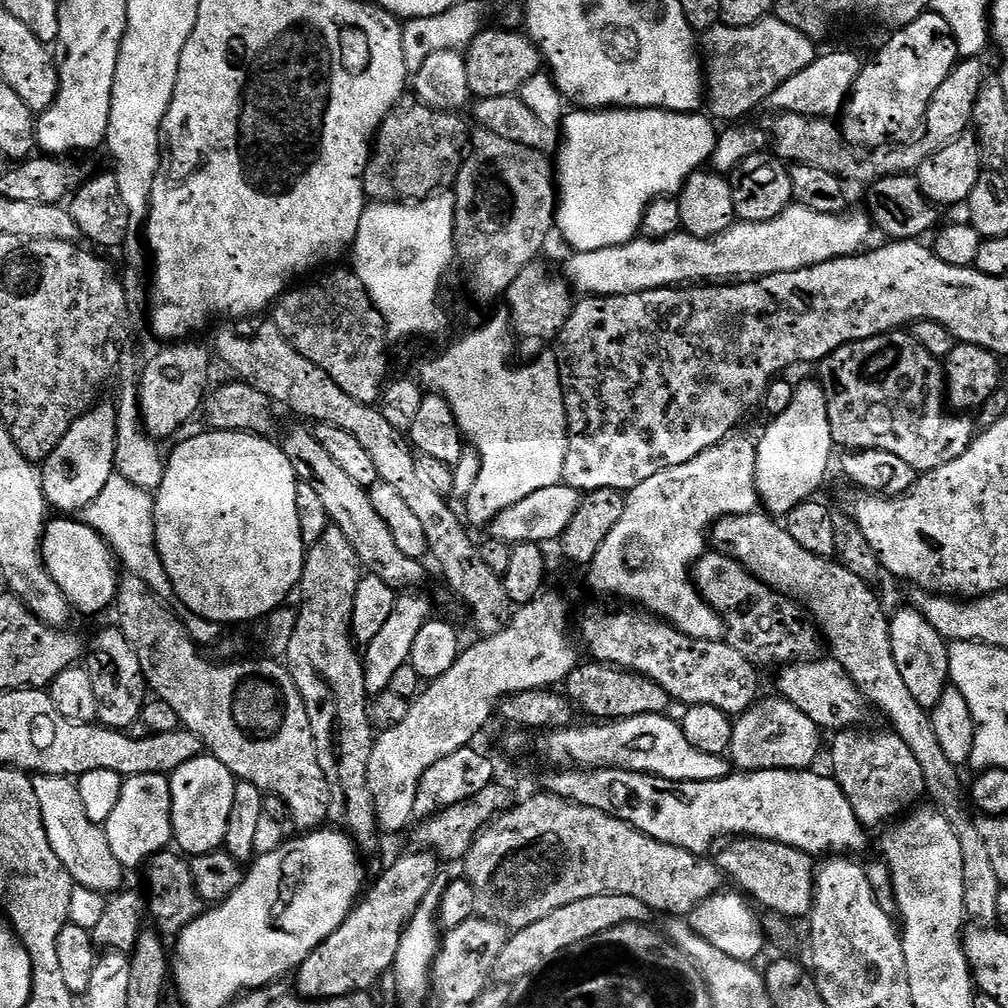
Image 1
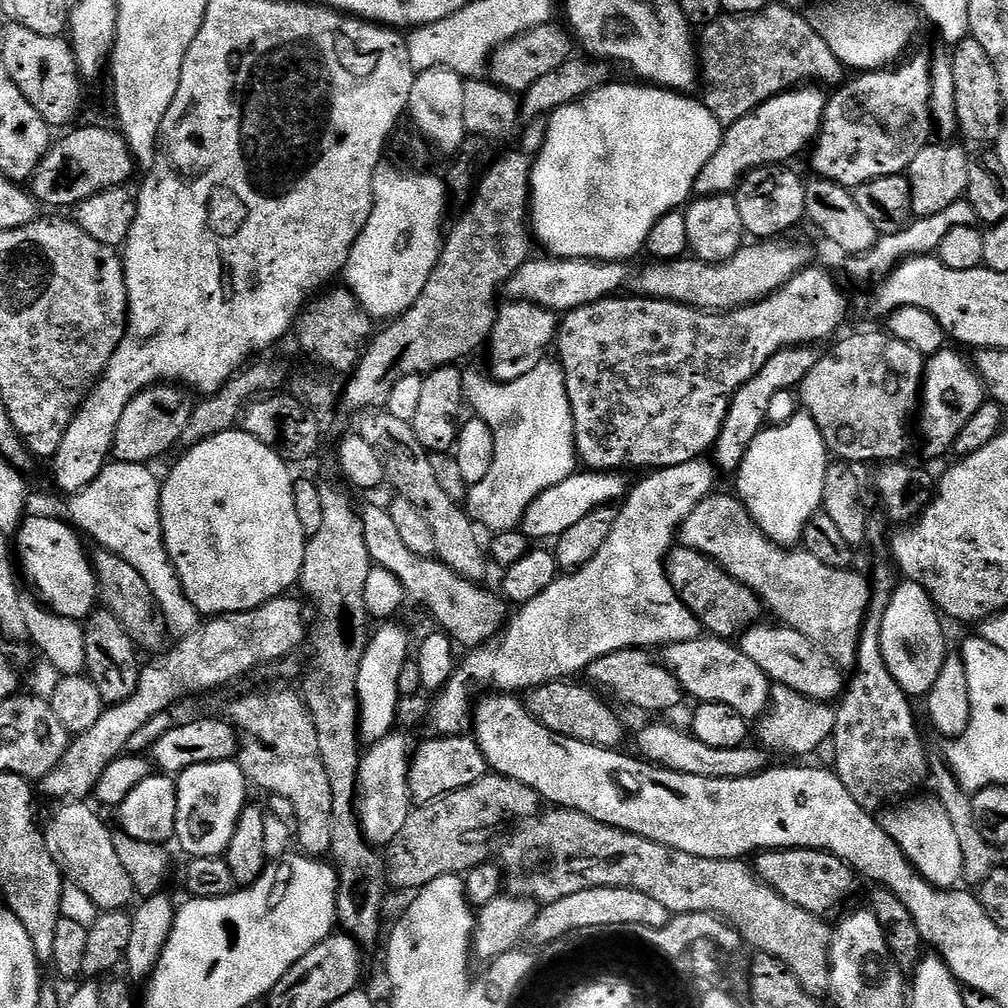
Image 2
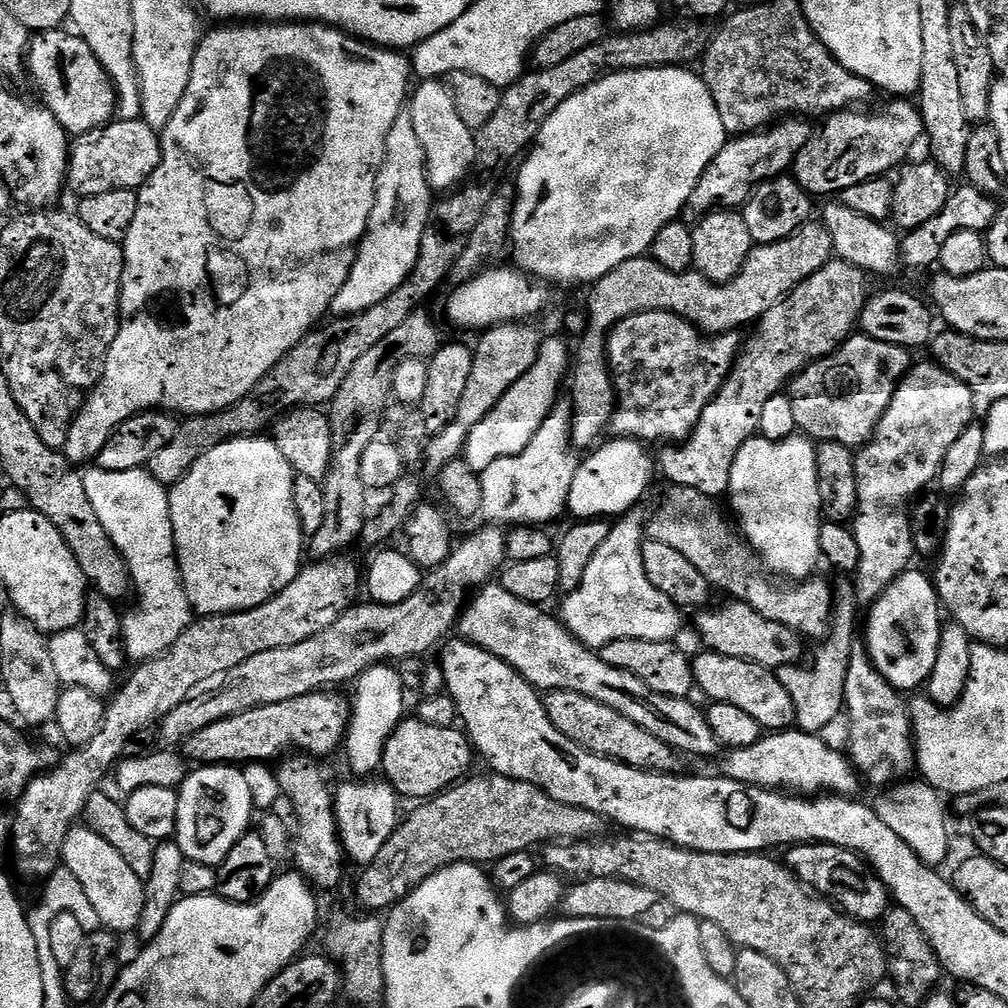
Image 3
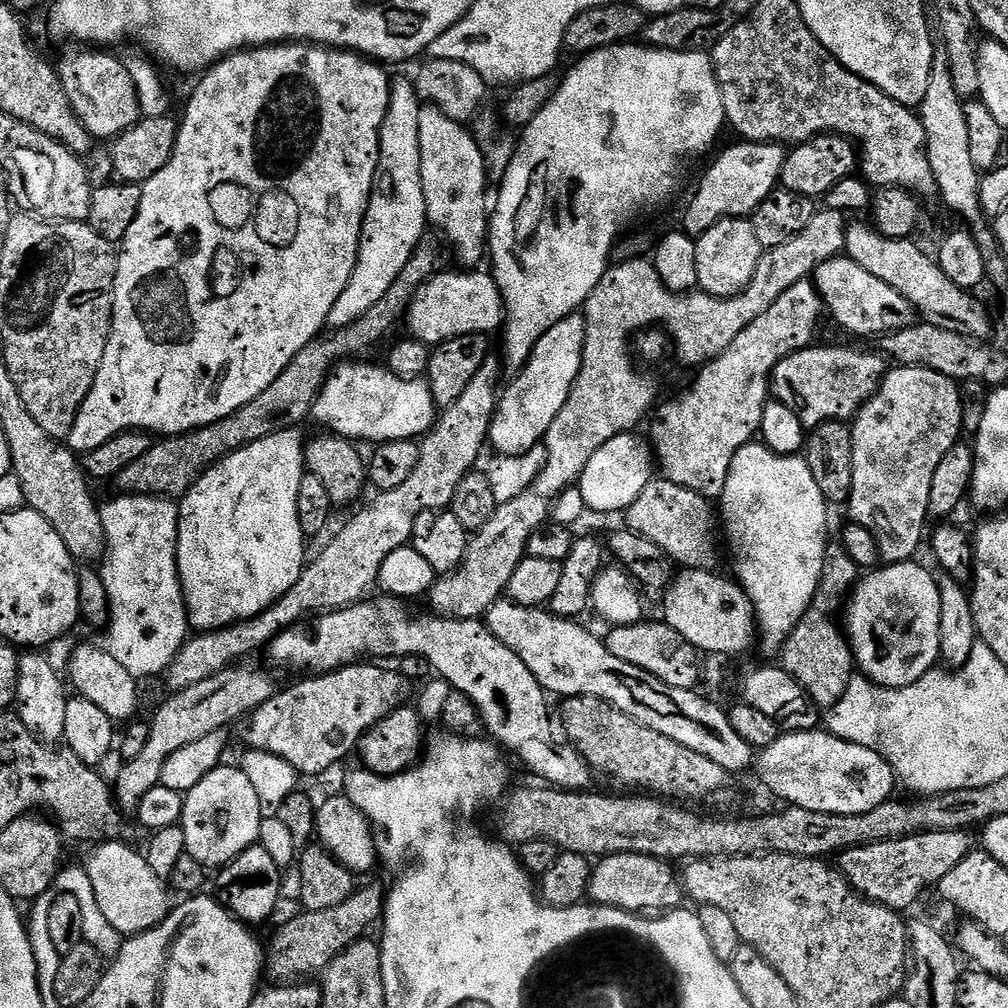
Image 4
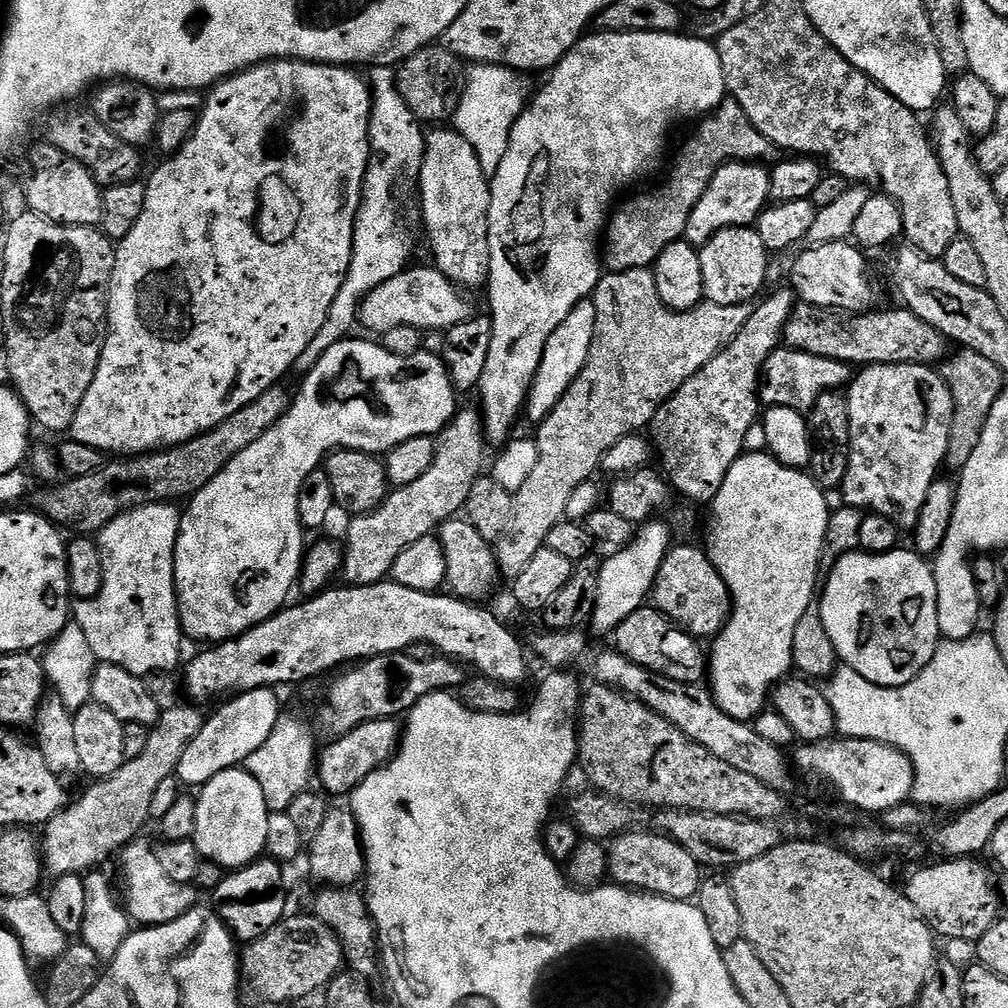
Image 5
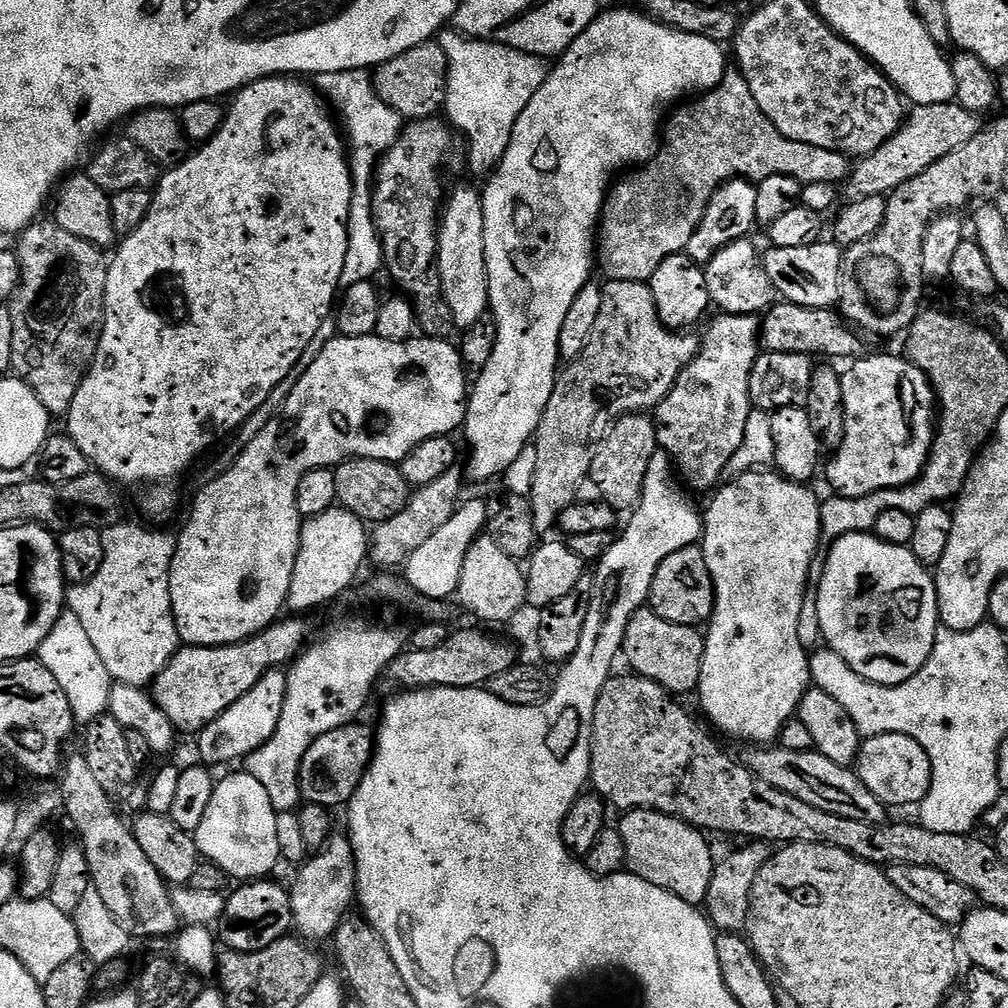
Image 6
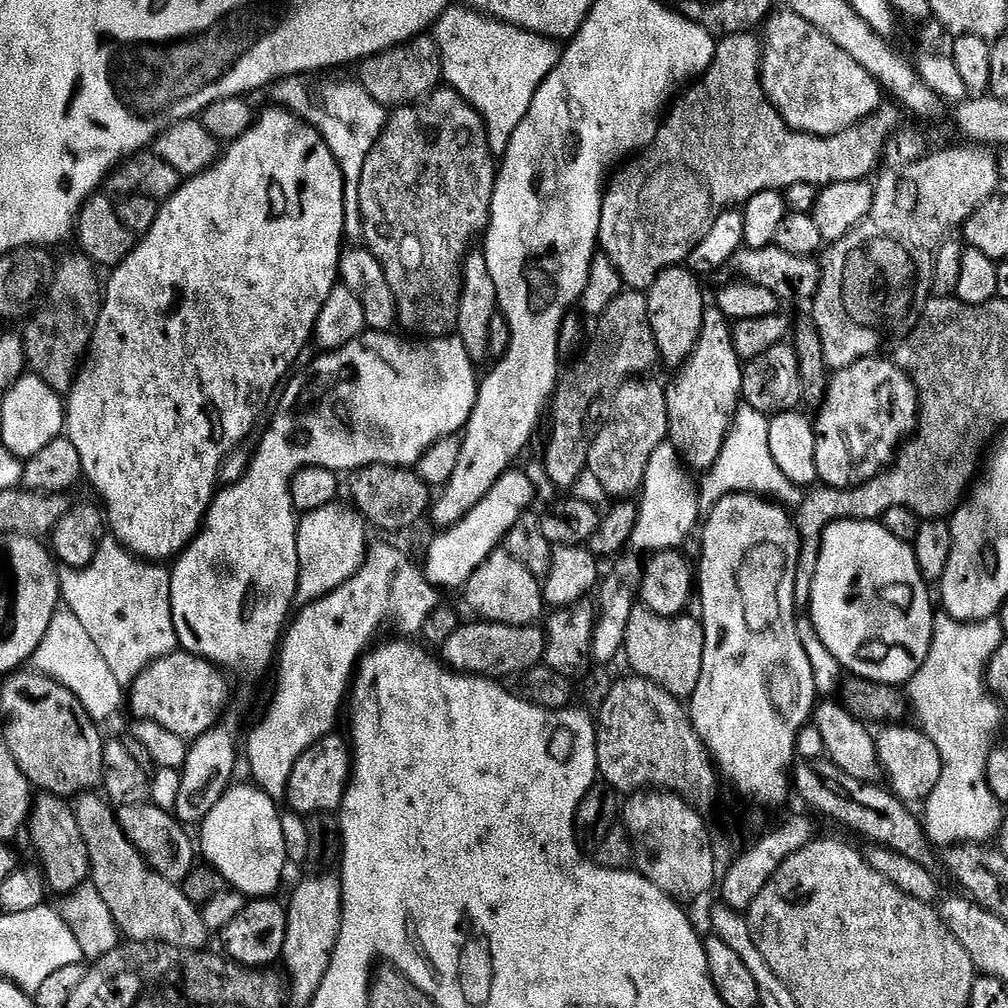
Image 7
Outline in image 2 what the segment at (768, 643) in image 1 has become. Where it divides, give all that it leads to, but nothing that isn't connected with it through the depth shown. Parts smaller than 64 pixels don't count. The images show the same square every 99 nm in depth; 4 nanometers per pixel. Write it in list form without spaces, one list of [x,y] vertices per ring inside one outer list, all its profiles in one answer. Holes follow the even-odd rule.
[[[676,546],[666,557],[666,567],[670,586],[674,586],[678,598],[682,598],[684,605],[700,620],[701,629],[709,637],[731,641],[748,628],[761,623],[763,616],[760,615],[765,615],[766,609],[754,594],[754,590],[730,578],[730,574],[726,574],[722,566],[706,558],[706,554]]]

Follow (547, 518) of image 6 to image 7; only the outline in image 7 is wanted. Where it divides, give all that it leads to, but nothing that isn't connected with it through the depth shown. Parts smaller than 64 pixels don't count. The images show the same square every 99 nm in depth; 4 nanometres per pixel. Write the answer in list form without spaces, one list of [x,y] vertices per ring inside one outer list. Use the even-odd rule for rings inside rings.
[[[624,290],[616,296],[598,317],[600,325],[588,344],[588,353],[573,366],[565,371],[556,382],[556,391],[550,401],[550,414],[552,410],[552,429],[548,432],[548,445],[544,448],[544,472],[552,484],[564,490],[571,489],[575,480],[586,468],[586,436],[584,440],[584,423],[588,420],[588,411],[592,403],[600,395],[611,393],[618,382],[625,378],[636,378],[641,374],[648,374],[655,364],[658,364],[656,340],[652,337],[652,327],[648,325],[648,298],[640,290]]]

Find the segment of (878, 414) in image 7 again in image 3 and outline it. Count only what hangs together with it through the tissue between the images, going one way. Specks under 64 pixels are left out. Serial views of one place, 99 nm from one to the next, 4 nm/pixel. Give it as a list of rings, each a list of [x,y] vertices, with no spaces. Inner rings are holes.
[[[913,363],[900,385],[896,387],[886,414],[878,422],[872,439],[856,452],[856,477],[858,478],[858,506],[850,527],[858,538],[858,550],[862,550],[860,571],[855,573],[856,602],[860,606],[871,606],[877,598],[898,579],[903,572],[913,567],[912,558],[917,555],[912,537],[912,515],[914,501],[923,493],[928,483],[935,481],[946,458],[946,450],[955,442],[962,430],[974,422],[972,416],[978,407],[970,386],[958,382],[954,374],[942,370],[939,364]]]

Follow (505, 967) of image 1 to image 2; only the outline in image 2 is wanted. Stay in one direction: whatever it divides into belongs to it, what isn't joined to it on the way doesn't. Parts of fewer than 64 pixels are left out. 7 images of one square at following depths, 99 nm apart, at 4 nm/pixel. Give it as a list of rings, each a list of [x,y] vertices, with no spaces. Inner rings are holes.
[[[583,888],[578,894],[558,898],[558,902],[543,905],[537,911],[534,922],[526,933],[533,945],[543,946],[562,938],[574,930],[586,930],[606,926],[607,928],[634,928],[637,930],[660,930],[669,923],[670,914],[662,902],[654,902],[650,894],[629,888]]]

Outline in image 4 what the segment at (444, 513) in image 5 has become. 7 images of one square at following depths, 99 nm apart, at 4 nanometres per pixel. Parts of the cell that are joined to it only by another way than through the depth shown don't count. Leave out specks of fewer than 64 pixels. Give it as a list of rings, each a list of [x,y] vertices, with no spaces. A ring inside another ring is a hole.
[[[490,358],[482,362],[482,370],[474,374],[473,381],[466,386],[465,393],[458,397],[458,402],[443,409],[431,432],[423,437],[414,474],[410,474],[410,478],[406,478],[398,490],[379,493],[369,508],[350,517],[348,525],[317,554],[313,564],[311,561],[305,567],[296,585],[278,603],[249,620],[228,628],[202,632],[185,640],[182,650],[178,650],[166,673],[169,689],[181,692],[190,686],[198,686],[198,682],[206,682],[206,678],[243,661],[240,660],[243,656],[259,648],[260,651],[267,649],[275,636],[290,626],[317,614],[337,612],[361,603],[371,593],[368,591],[377,587],[386,558],[413,539],[418,528],[416,519],[423,512],[435,513],[447,509],[462,481],[479,465],[476,463],[489,443],[491,422],[496,412],[498,389],[501,387],[500,368],[502,364],[499,359]]]

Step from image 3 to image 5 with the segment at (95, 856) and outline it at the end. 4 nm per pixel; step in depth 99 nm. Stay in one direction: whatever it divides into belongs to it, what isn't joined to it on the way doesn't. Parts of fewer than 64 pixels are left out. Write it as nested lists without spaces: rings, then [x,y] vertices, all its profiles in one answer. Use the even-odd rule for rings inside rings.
[[[143,840],[133,841],[131,844],[129,844],[127,847],[125,847],[121,851],[121,854],[120,854],[120,859],[122,858],[122,884],[124,886],[124,896],[123,896],[123,892],[122,892],[122,898],[124,901],[124,906],[125,906],[125,909],[126,909],[129,917],[135,923],[136,923],[136,921],[138,922],[137,925],[145,926],[145,927],[152,927],[154,925],[169,924],[170,922],[175,920],[175,918],[180,918],[182,916],[182,914],[186,914],[192,908],[197,907],[197,904],[199,903],[198,895],[200,895],[200,892],[199,892],[199,889],[196,888],[195,885],[171,881],[171,879],[169,877],[167,877],[167,873],[163,872],[163,867],[159,864],[155,849],[153,847],[148,848],[147,844],[142,841]]]

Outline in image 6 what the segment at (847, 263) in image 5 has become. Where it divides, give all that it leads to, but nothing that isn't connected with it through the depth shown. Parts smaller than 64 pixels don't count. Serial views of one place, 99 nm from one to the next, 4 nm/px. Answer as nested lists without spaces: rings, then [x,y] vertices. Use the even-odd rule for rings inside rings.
[[[817,242],[810,246],[789,246],[787,250],[769,247],[762,263],[766,278],[776,288],[781,301],[807,308],[832,308],[840,299],[842,249],[835,242]]]

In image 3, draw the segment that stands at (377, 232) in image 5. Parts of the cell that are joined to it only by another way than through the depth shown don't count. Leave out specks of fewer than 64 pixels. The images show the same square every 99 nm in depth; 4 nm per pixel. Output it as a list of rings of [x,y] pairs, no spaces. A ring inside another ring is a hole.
[[[397,126],[390,130],[390,134],[386,138],[386,154],[384,161],[380,167],[379,174],[376,175],[376,197],[374,198],[374,210],[370,210],[370,222],[364,231],[364,237],[360,239],[360,246],[356,250],[356,257],[352,263],[350,270],[350,278],[346,278],[346,286],[342,286],[342,290],[338,290],[338,298],[334,298],[330,312],[333,317],[339,318],[345,314],[355,314],[370,310],[370,306],[378,306],[378,302],[385,300],[394,290],[398,290],[398,286],[402,286],[402,282],[406,282],[406,278],[414,270],[414,266],[418,262],[418,250],[422,246],[422,234],[428,225],[428,214],[432,210],[434,203],[434,192],[428,182],[428,172],[424,169],[424,151],[422,150],[422,142],[418,142],[418,134],[411,126]]]

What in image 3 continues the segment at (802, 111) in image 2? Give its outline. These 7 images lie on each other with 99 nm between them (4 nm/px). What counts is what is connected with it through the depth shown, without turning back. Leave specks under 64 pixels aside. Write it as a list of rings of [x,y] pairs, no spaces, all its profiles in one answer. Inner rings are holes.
[[[784,118],[773,123],[767,130],[740,134],[729,139],[722,150],[718,150],[710,166],[706,166],[698,186],[694,186],[694,194],[690,194],[684,207],[683,219],[695,222],[711,212],[739,209],[751,198],[758,185],[766,180],[773,180],[776,176],[785,175],[802,146],[806,146],[812,136],[814,128],[808,124],[811,123],[804,118]]]

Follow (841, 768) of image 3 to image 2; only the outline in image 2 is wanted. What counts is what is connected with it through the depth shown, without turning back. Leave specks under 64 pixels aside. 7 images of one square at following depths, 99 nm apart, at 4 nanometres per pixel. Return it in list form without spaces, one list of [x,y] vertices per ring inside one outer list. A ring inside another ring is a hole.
[[[648,724],[636,736],[637,750],[635,751],[639,759],[647,763],[668,768],[672,772],[694,774],[698,778],[733,780],[754,776],[757,772],[765,771],[765,753],[759,747],[741,746],[730,750],[717,750],[714,746],[706,746],[706,742],[698,742],[698,738],[687,731],[684,732],[679,732],[678,729],[671,728],[668,724]]]

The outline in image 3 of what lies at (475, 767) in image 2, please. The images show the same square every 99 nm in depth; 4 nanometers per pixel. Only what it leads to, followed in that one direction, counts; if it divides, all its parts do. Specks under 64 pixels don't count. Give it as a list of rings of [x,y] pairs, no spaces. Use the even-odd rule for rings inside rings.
[[[405,718],[385,739],[382,772],[397,797],[423,802],[465,779],[473,771],[472,756],[472,742],[459,727],[429,726],[419,718]]]

